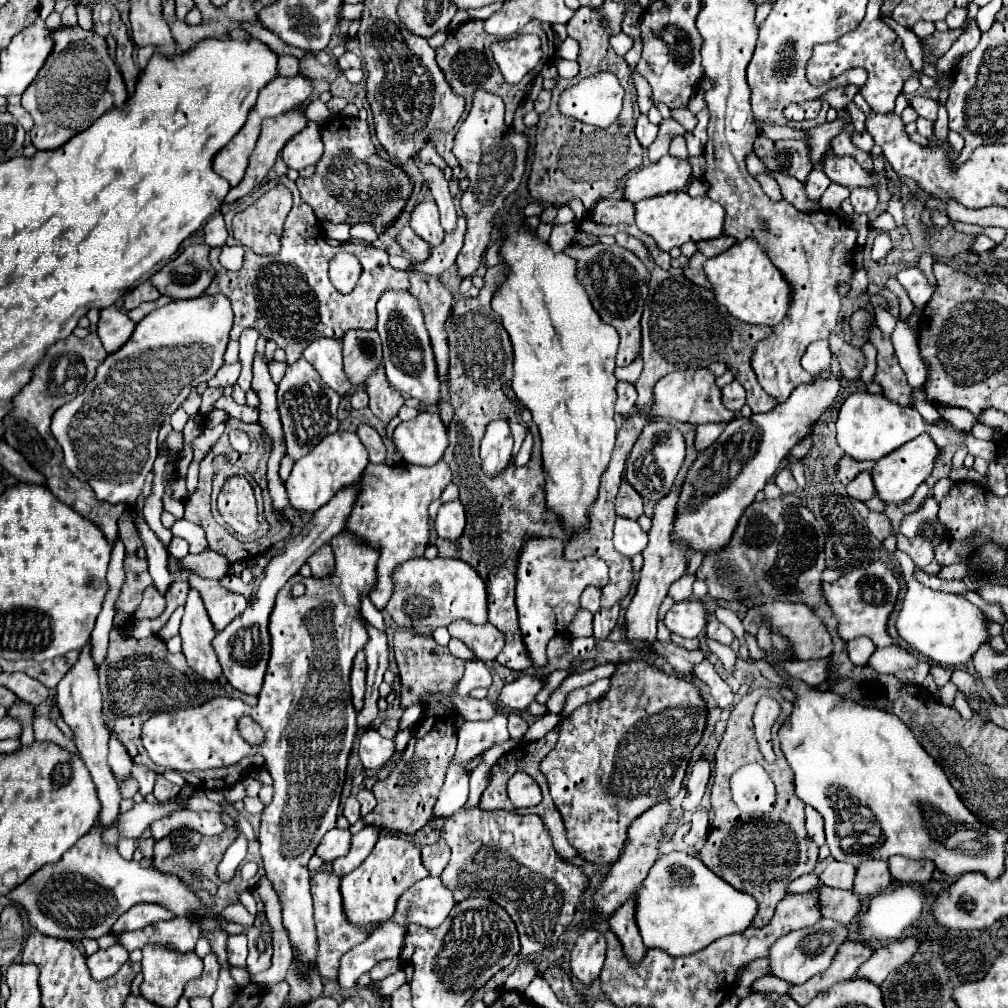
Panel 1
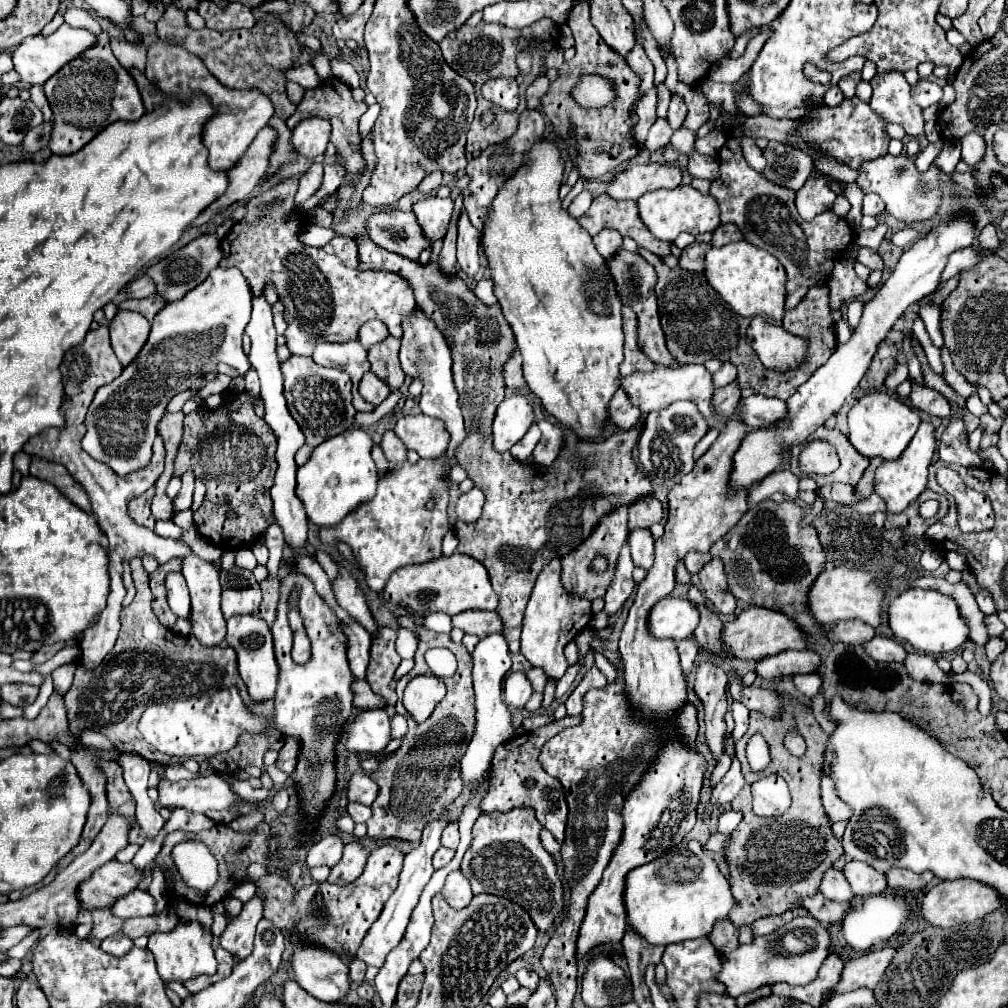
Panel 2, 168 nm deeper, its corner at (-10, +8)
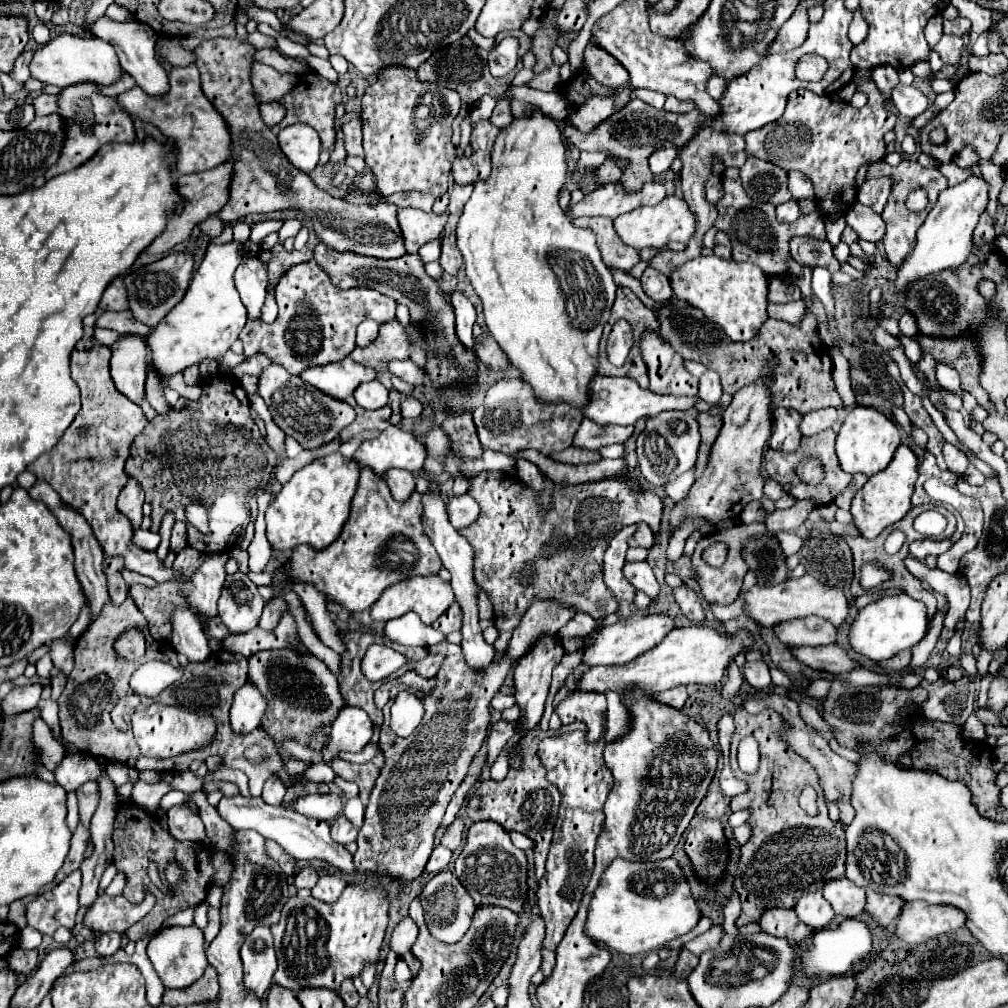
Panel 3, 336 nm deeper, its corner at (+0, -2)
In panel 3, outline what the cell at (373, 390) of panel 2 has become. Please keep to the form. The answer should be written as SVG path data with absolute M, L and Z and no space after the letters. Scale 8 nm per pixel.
M371 380L355 390L355 400L361 408L367 410L383 408L389 404L389 390L379 380Z

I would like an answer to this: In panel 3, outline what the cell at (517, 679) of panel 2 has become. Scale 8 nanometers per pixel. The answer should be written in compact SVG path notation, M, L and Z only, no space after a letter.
M497 694L493 700L491 700L491 706L495 710L505 710L505 708L511 708L515 704L515 698L511 694Z

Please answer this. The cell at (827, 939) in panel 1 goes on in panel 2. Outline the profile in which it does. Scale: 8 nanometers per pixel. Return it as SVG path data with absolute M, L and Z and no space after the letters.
M801 916L791 920L777 932L771 932L769 936L755 938L749 946L739 946L733 952L723 954L723 970L717 976L717 980L725 984L727 994L733 998L737 998L743 992L755 990L763 984L809 984L815 980L817 972L821 970L821 964L829 956L829 944L829 928L819 924L819 920L813 920L811 916Z

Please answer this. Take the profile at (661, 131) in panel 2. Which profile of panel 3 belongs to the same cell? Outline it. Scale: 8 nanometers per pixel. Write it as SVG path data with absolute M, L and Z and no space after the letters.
M665 148L665 150L657 150L651 158L649 158L649 166L653 174L663 174L665 170L669 170L669 166L673 164L673 160L677 158L677 150L675 148Z

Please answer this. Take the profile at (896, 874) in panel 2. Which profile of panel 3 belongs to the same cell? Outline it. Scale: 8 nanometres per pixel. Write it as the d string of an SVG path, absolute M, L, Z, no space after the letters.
M867 890L867 906L865 914L871 916L881 928L887 928L895 922L903 908L903 900L899 896L887 896L887 894L875 894L873 890Z

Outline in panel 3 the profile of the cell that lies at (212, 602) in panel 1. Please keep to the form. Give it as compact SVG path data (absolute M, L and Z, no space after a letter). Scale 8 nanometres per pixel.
M241 570L227 576L221 598L219 616L231 634L243 634L257 626L265 600L257 592L257 584Z

